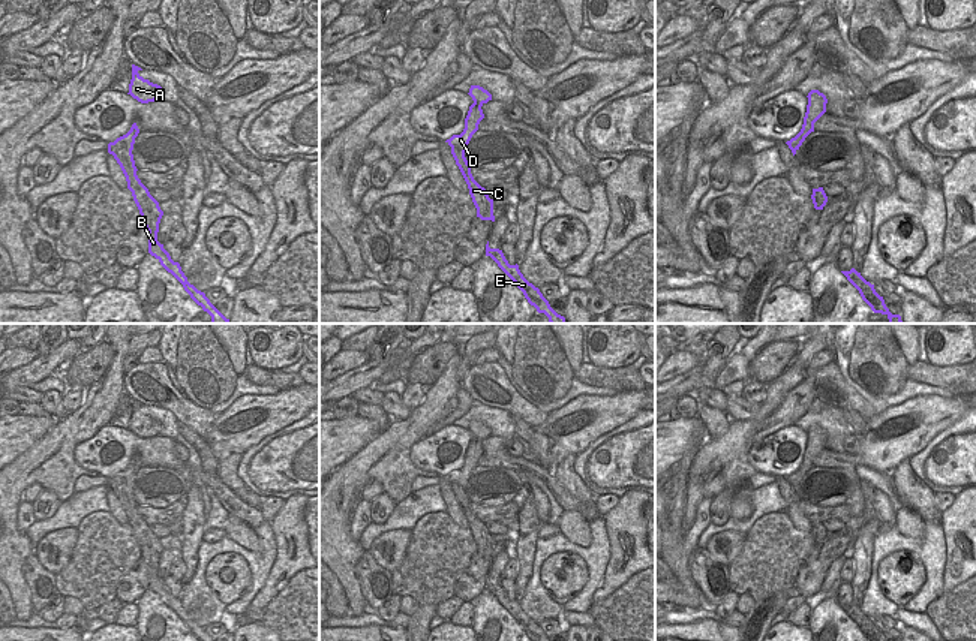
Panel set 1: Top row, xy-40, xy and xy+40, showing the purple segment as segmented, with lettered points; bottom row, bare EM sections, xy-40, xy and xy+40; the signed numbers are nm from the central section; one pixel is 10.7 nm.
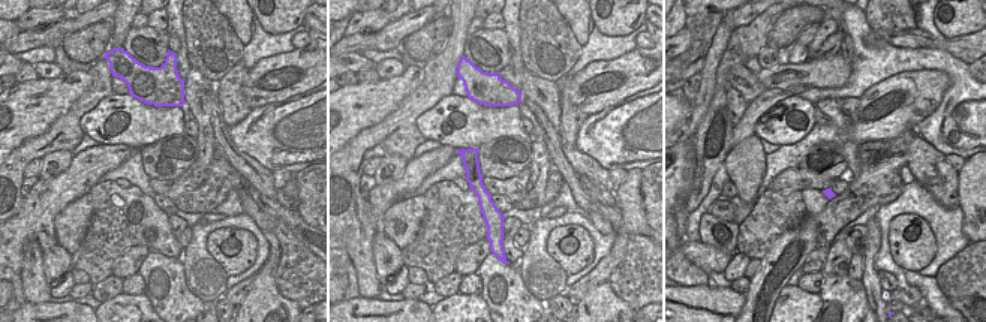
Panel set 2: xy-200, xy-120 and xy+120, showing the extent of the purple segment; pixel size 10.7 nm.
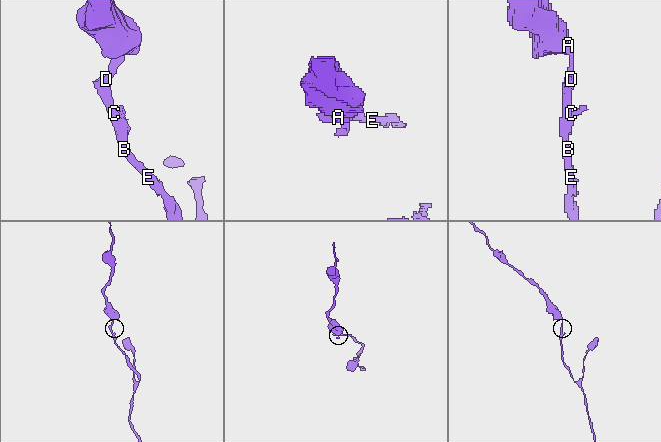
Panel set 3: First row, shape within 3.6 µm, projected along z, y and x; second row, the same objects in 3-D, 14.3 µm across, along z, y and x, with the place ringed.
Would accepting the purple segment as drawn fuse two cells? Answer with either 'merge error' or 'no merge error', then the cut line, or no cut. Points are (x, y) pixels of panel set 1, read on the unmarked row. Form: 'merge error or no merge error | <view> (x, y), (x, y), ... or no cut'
no merge error | no cut

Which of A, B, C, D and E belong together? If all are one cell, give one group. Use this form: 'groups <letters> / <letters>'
groups A B C D E

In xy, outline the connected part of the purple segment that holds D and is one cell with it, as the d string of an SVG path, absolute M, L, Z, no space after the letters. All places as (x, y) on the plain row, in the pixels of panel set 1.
M471 421L468 428L474 439L469 442L468 451L465 454L465 464L460 470L453 470L445 478L451 482L451 490L459 502L468 524L472 533L472 538L477 544L477 553L481 556L495 557L493 551L493 538L496 535L490 535L486 529L486 524L481 523L471 509L471 500L465 493L466 482L472 473L472 470L478 466L480 457L484 454L481 442L492 436L492 430L480 421Z

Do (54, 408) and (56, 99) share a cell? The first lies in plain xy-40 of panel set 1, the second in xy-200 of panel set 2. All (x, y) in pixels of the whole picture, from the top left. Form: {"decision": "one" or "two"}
{"decision": "two"}

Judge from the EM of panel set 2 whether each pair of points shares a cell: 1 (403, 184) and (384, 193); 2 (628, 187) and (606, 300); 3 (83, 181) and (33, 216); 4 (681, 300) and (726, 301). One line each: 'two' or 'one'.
1: one
2: two
3: one
4: one

